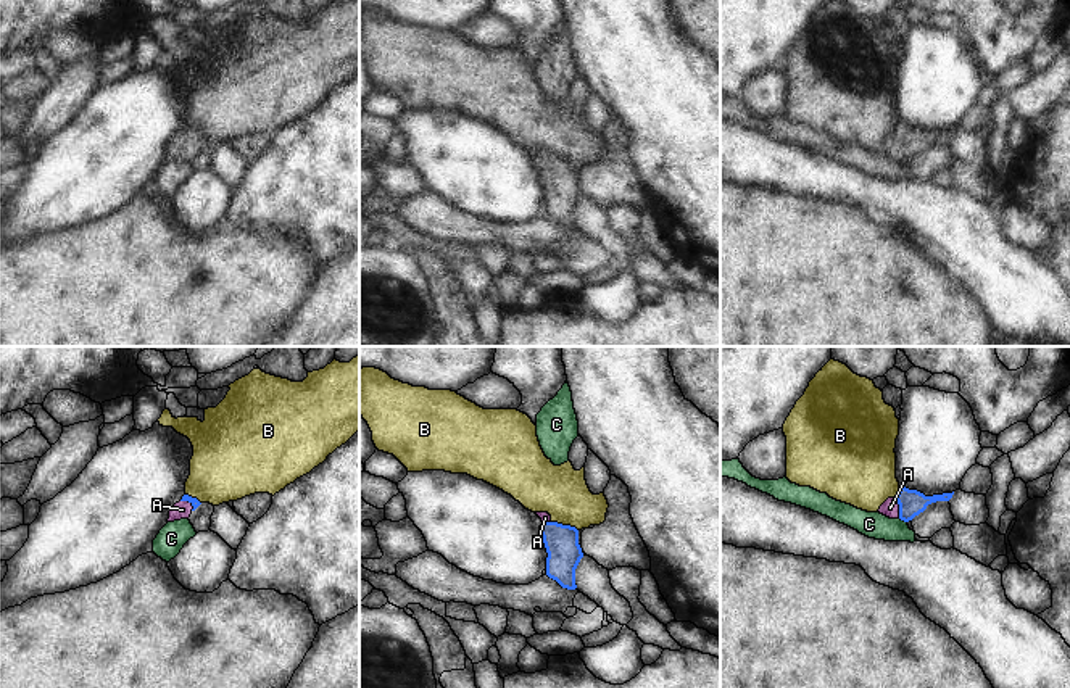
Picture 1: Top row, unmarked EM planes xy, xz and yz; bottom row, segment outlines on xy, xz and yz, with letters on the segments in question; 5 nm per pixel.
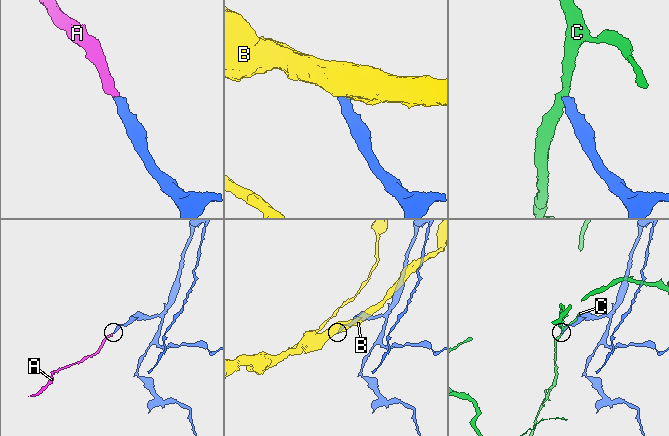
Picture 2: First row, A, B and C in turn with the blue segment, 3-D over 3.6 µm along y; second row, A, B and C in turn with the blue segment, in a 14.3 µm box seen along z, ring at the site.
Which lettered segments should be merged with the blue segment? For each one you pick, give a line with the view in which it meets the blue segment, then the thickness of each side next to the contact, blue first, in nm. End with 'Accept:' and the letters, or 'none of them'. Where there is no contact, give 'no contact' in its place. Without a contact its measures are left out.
A: contact in yz; calibres 130 and 90 nm
Accept: A

